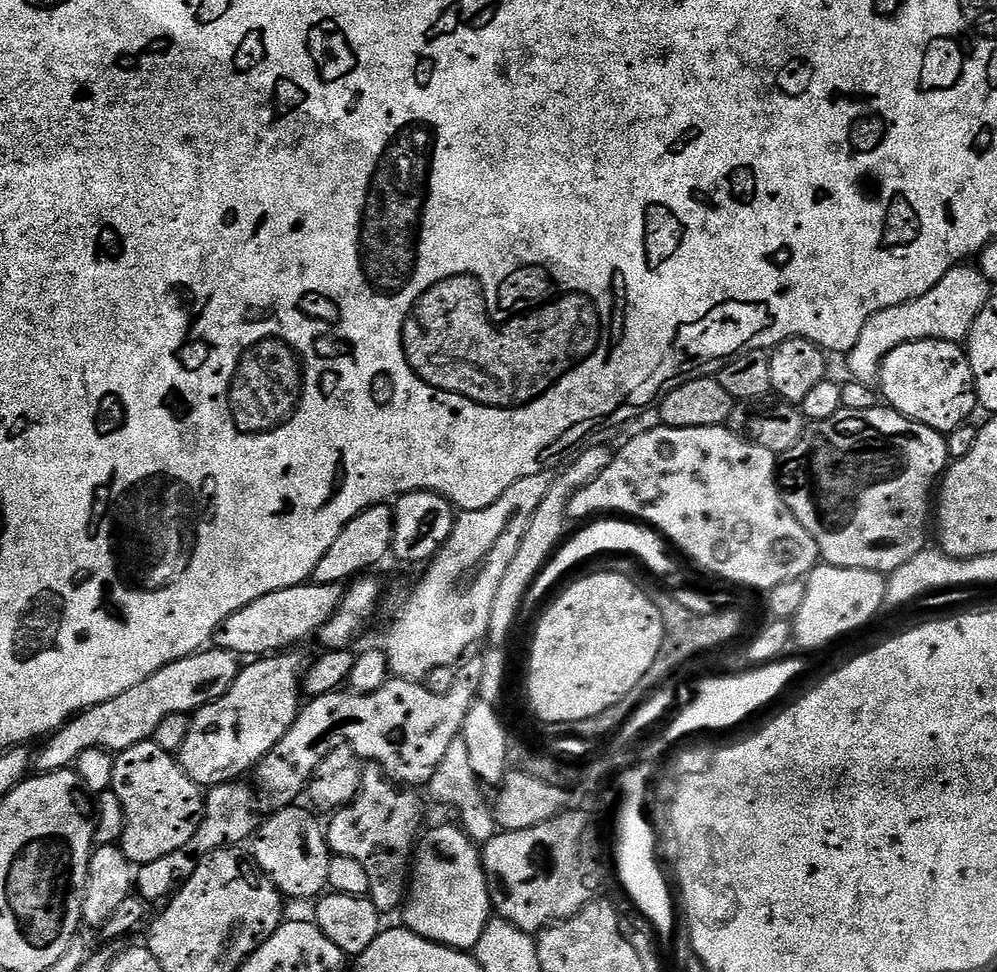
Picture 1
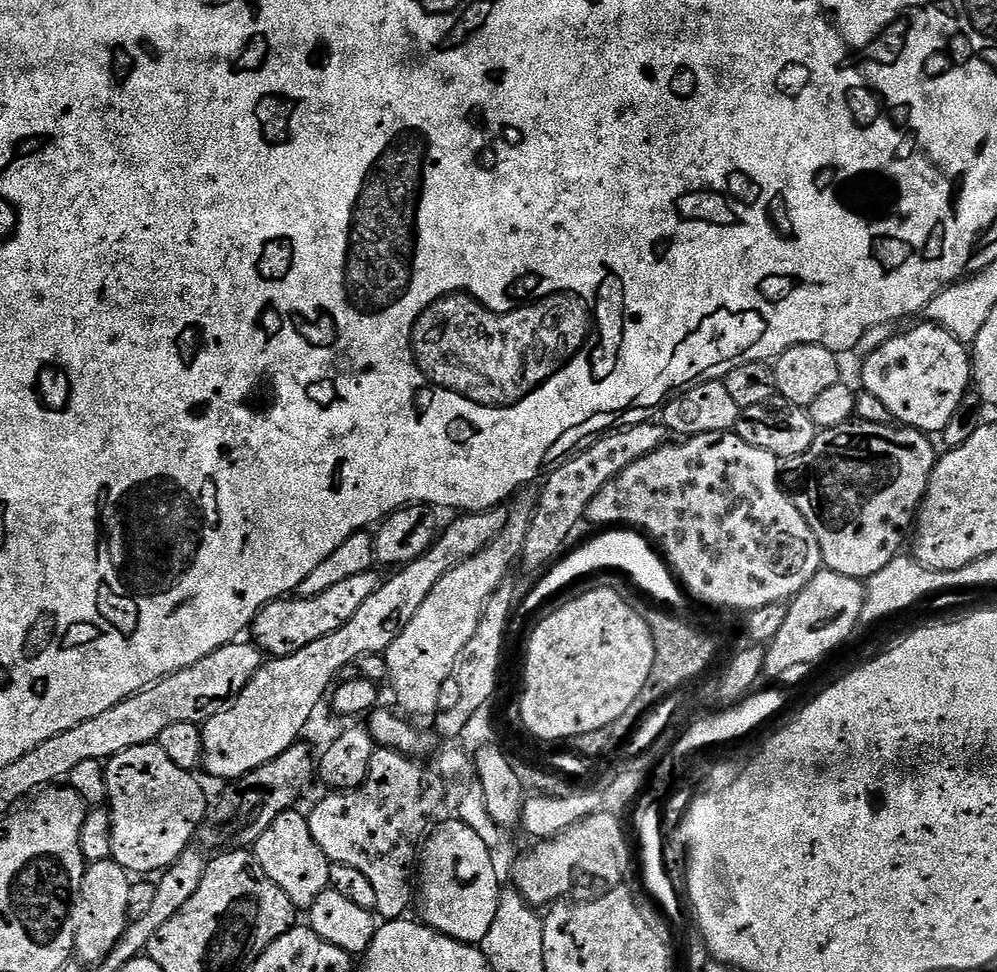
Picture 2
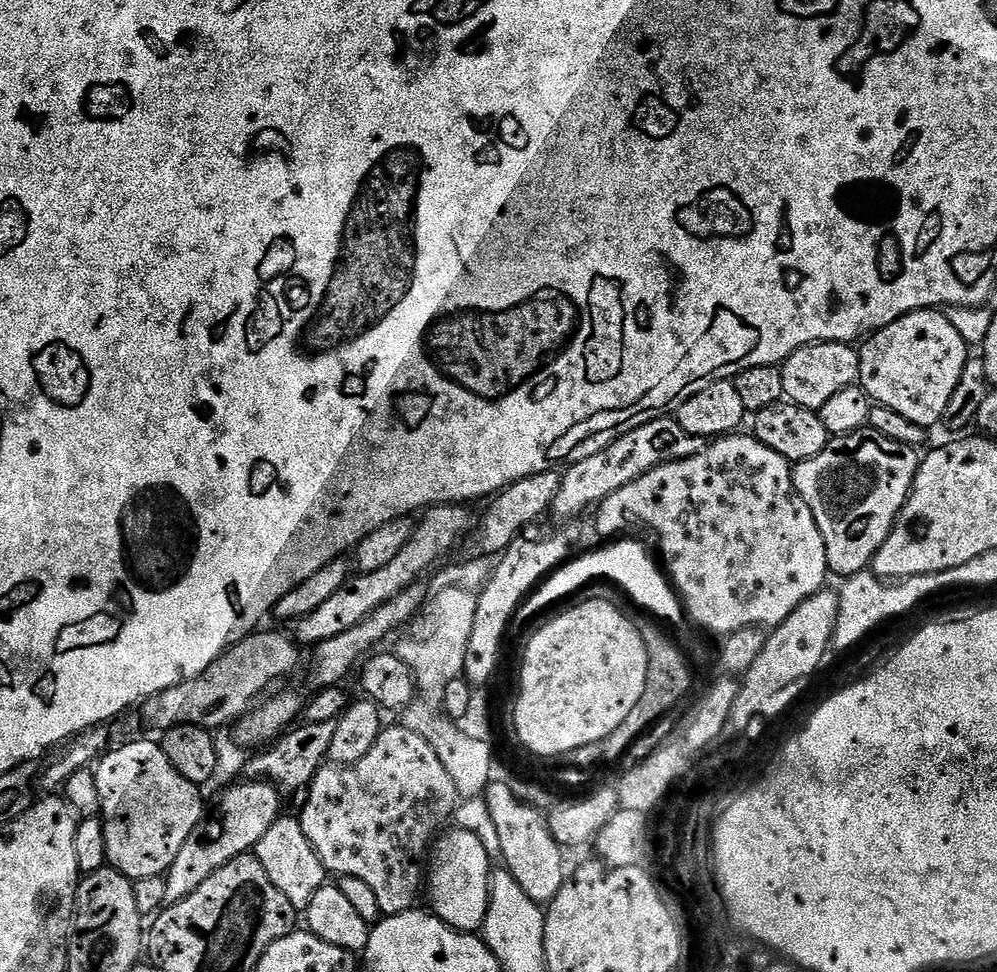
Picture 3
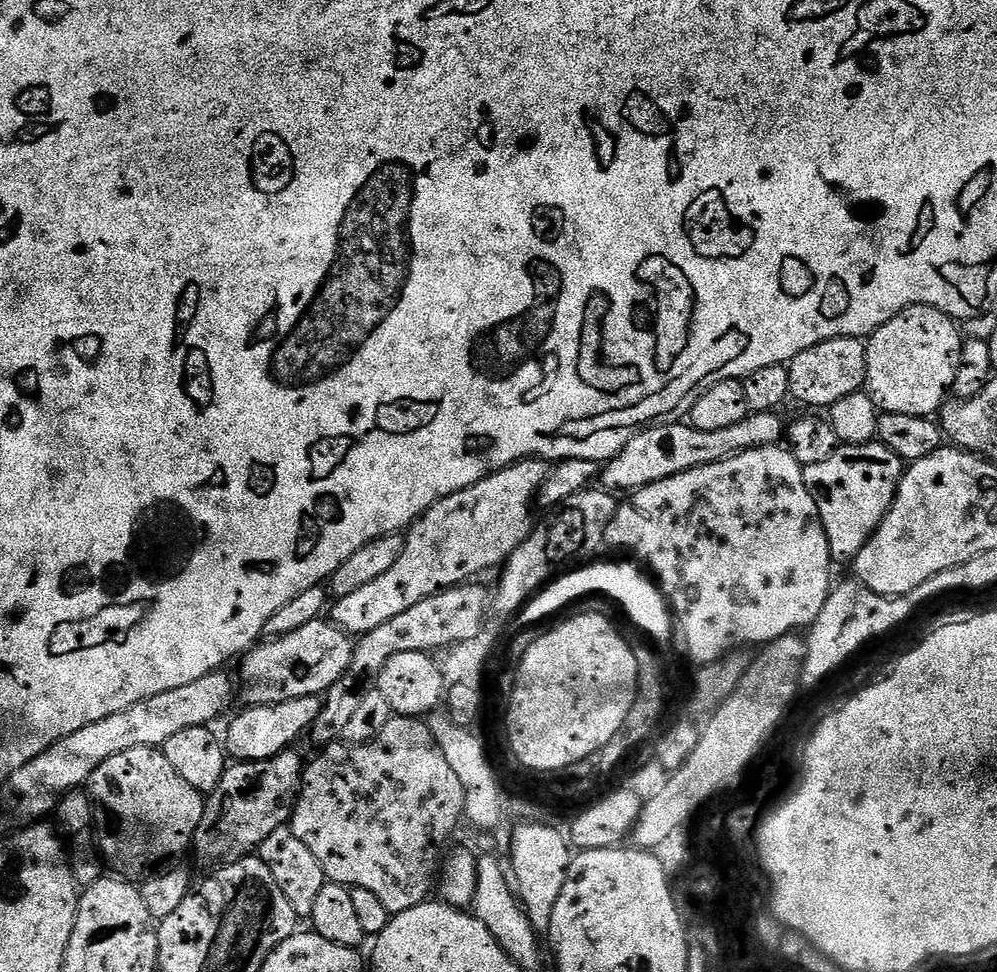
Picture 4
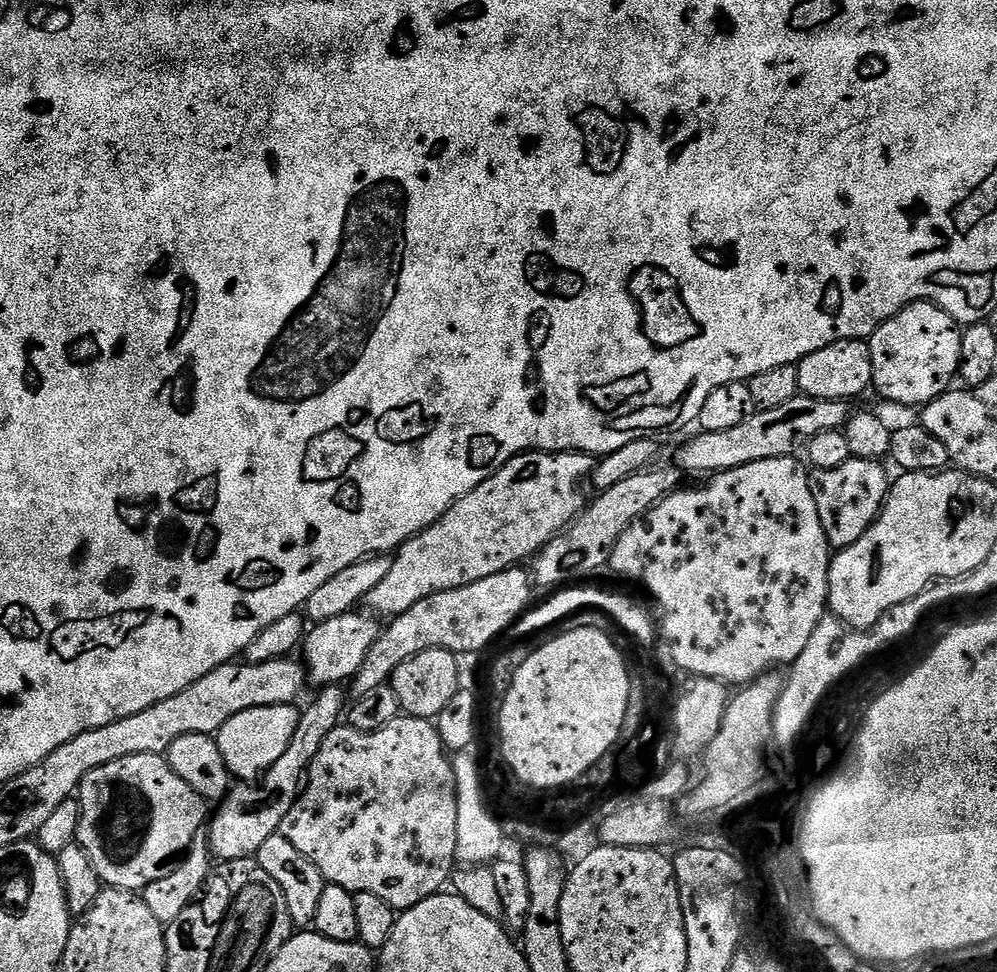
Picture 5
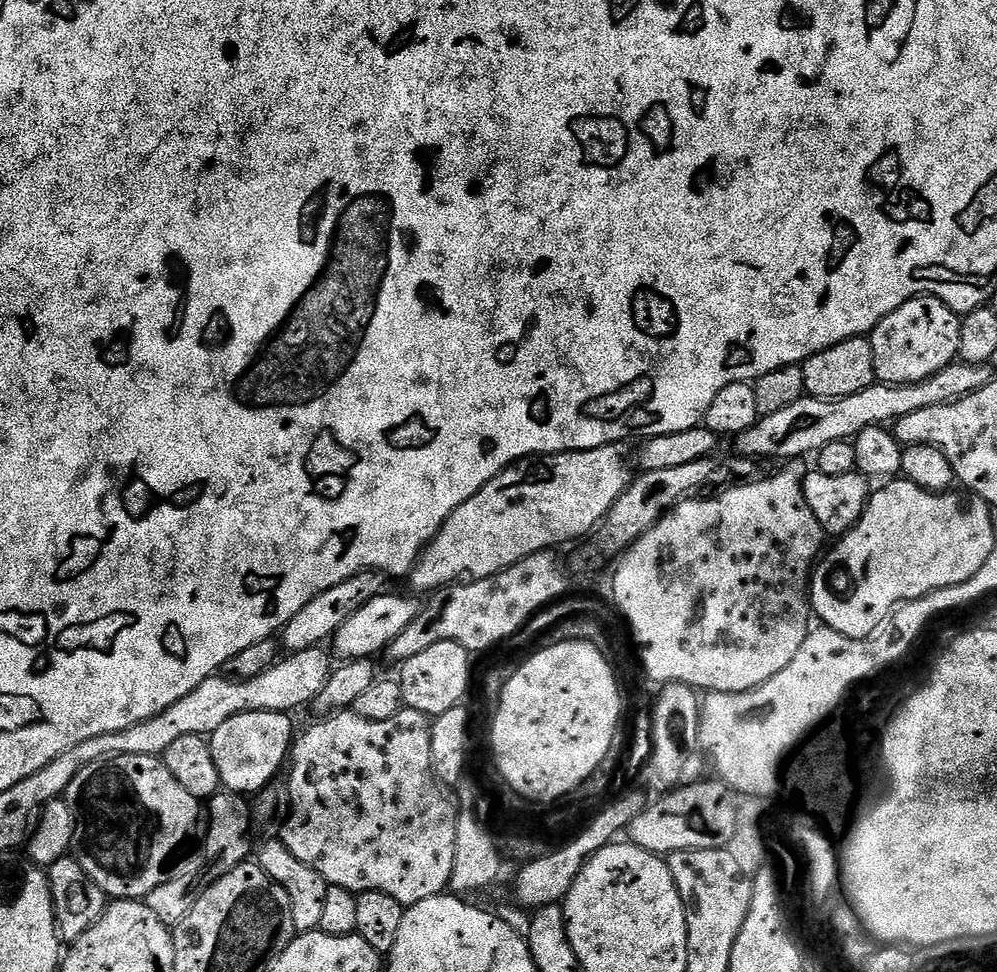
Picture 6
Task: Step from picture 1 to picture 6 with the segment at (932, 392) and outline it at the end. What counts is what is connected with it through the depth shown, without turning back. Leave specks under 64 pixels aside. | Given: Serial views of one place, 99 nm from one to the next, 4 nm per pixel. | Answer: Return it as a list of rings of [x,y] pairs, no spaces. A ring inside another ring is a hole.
[[[916,296],[882,318],[870,333],[874,370],[881,384],[914,384],[938,374],[959,357],[961,317],[937,296]]]

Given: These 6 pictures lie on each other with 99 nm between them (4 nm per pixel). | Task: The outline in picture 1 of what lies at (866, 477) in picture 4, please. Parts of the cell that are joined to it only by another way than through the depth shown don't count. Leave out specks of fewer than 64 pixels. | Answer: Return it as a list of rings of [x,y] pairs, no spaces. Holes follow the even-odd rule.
[[[877,406],[870,410],[850,410],[843,407],[838,414],[834,414],[830,418],[811,421],[805,427],[800,441],[790,450],[779,453],[776,461],[776,484],[780,488],[780,493],[790,514],[794,514],[794,518],[798,518],[798,522],[802,522],[802,526],[806,526],[806,530],[814,538],[823,563],[890,574],[894,570],[898,570],[898,566],[906,566],[906,562],[910,562],[910,558],[914,558],[919,552],[924,551],[929,543],[928,503],[931,500],[933,503],[934,489],[943,477],[949,463],[950,457],[945,433],[936,432],[930,426],[906,418],[901,412],[895,412],[887,406]]]

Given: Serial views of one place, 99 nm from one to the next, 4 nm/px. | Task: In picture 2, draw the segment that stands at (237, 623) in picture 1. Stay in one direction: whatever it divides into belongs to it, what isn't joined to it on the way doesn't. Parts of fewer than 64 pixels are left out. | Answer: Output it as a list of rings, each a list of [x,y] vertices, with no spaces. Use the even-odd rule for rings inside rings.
[[[373,570],[354,574],[350,578],[345,578],[343,582],[330,586],[330,590],[314,594],[314,598],[297,595],[295,598],[271,600],[252,619],[251,639],[261,653],[272,658],[298,654],[298,650],[310,646],[310,642],[318,642],[318,638],[326,638],[326,634],[342,630],[342,626],[346,626],[346,622],[354,618],[354,613],[362,607],[362,602],[366,602],[366,598],[370,598],[370,594],[374,594],[374,590],[380,588],[382,576],[379,576],[378,572]]]

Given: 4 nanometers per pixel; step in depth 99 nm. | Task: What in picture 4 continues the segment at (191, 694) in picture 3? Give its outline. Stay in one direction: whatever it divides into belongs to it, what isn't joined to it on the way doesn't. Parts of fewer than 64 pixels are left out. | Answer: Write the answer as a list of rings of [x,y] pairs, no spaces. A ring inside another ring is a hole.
[[[328,618],[309,622],[299,630],[294,630],[294,634],[268,638],[257,643],[239,661],[240,680],[244,683],[243,703],[255,706],[281,704],[307,696],[323,697],[330,686],[334,686],[334,682],[338,682],[342,674],[346,674],[353,643],[353,637]]]

